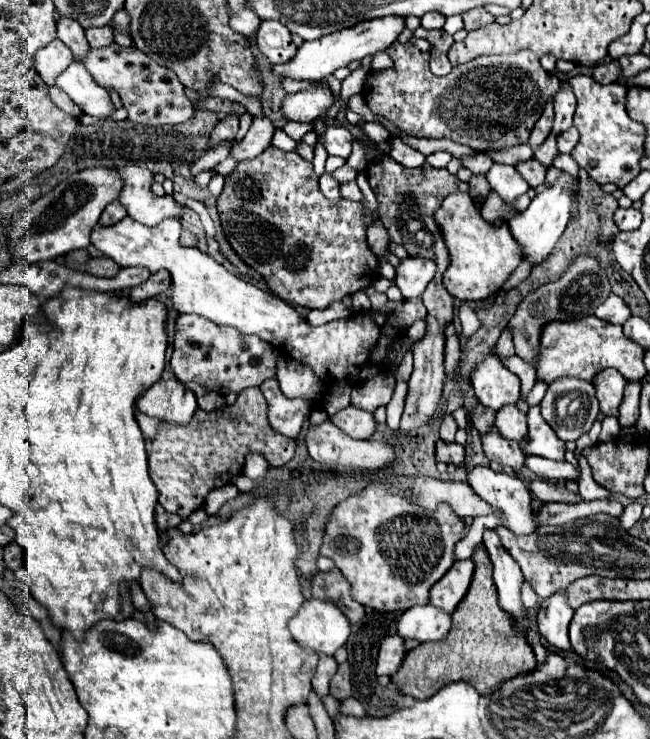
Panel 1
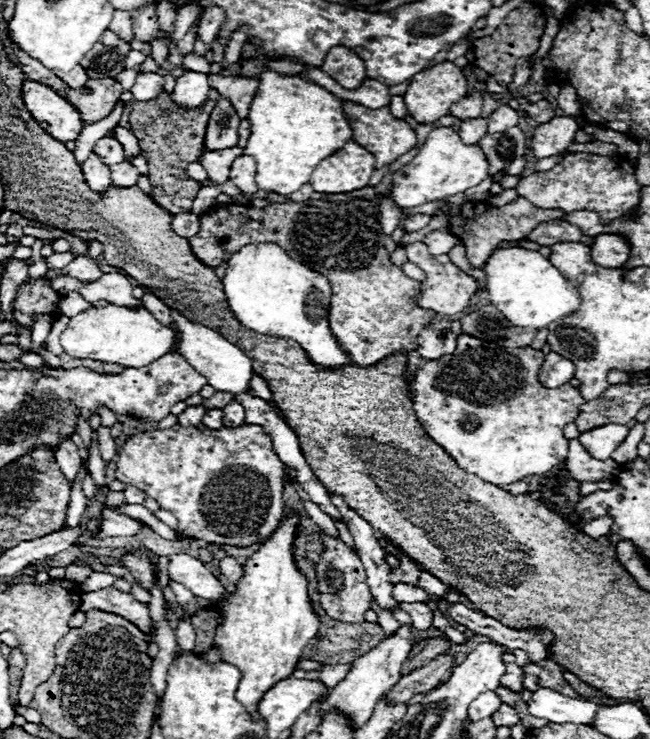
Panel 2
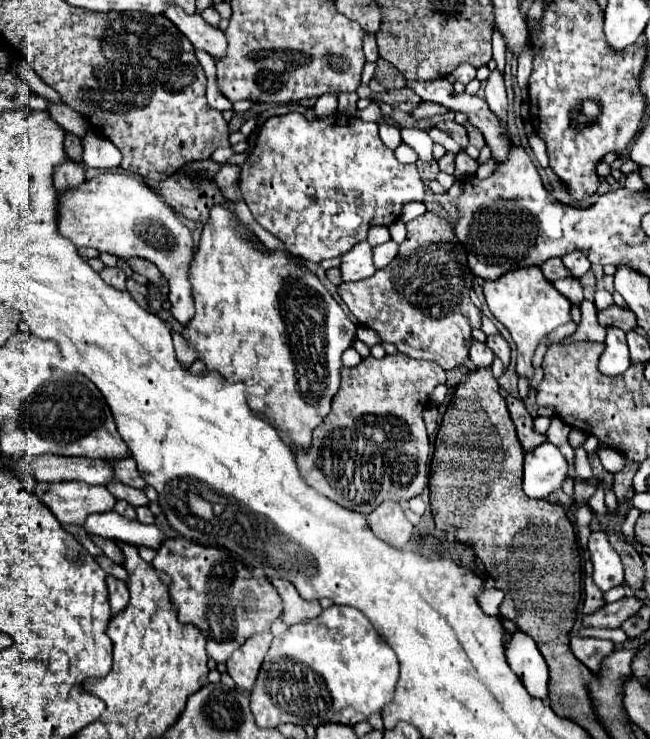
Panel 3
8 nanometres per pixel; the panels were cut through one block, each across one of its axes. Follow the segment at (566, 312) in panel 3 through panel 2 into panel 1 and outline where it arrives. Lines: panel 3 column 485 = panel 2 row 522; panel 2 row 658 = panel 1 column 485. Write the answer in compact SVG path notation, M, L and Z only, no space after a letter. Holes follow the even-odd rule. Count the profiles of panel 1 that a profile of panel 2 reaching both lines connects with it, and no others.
M454 192L444 198L442 206L434 212L434 222L438 222L450 258L442 284L458 300L486 300L488 296L500 290L502 282L520 264L518 244L510 236L508 226L502 224L500 228L492 228L480 216L480 210L466 192Z

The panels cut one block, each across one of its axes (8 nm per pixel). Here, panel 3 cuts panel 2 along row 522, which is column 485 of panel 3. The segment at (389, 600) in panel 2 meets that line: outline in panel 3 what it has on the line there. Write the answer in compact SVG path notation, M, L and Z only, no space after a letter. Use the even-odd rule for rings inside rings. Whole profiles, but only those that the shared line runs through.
M474 342L470 346L470 364L476 368L490 368L494 362L494 354L490 354L490 348L482 342Z

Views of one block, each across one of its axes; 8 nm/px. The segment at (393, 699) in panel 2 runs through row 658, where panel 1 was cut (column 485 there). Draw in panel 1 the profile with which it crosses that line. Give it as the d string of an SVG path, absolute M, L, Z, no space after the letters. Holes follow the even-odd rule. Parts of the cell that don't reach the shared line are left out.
M492 426L490 432L486 432L482 436L482 448L484 448L484 454L488 456L488 460L498 460L502 464L512 466L514 470L524 466L526 456L520 450L520 446L516 442L502 438L502 434L498 434L496 426Z

